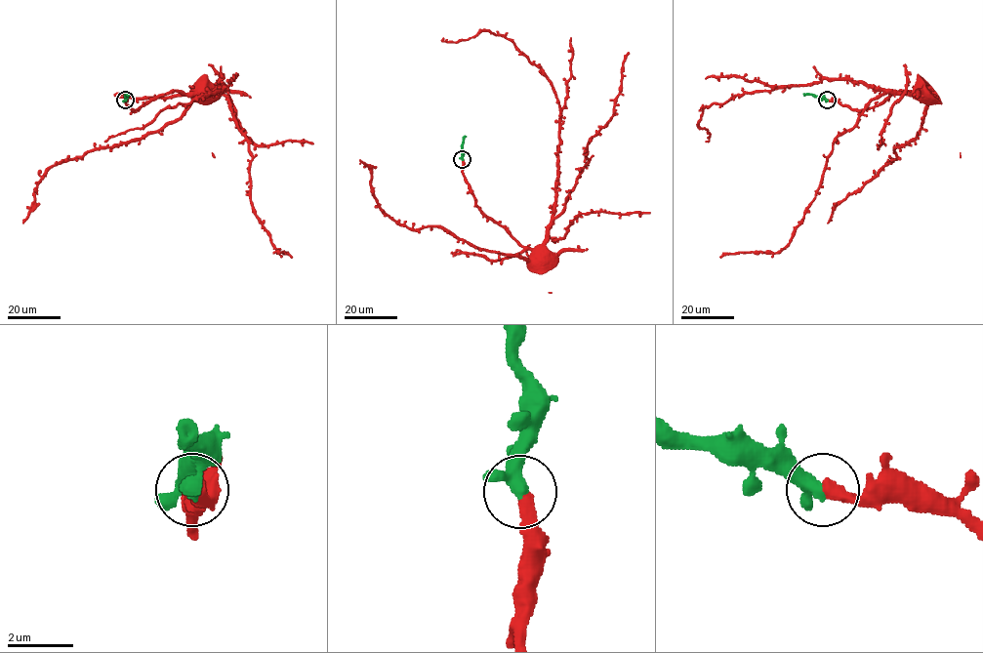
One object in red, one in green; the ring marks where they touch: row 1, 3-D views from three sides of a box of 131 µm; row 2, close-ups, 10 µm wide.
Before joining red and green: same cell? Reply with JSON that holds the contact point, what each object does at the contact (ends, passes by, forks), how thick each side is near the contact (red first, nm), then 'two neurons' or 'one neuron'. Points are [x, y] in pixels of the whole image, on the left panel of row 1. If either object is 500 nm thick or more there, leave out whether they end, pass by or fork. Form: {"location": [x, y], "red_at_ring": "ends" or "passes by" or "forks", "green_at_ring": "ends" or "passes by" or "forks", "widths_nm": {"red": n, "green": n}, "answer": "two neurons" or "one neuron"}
{"location": [125, 100], "red_at_ring": "ends", "green_at_ring": "passes by", "widths_nm": {"red": 420, "green": 360}, "answer": "one neuron"}

